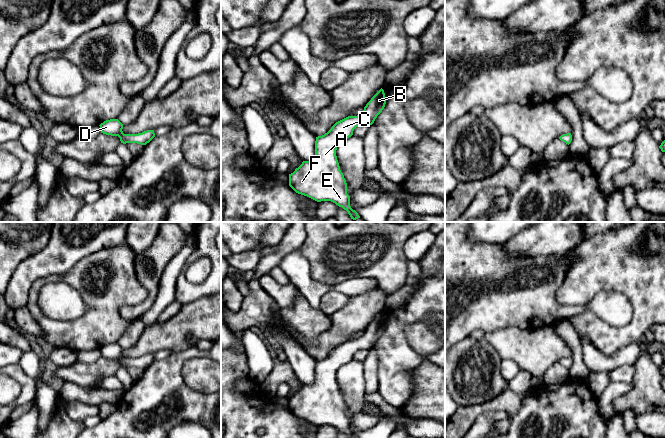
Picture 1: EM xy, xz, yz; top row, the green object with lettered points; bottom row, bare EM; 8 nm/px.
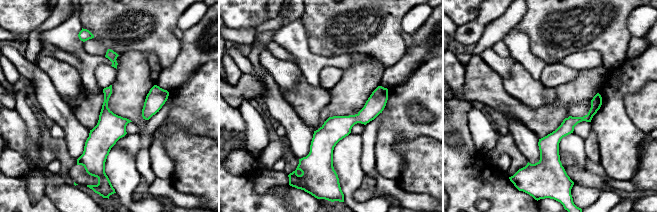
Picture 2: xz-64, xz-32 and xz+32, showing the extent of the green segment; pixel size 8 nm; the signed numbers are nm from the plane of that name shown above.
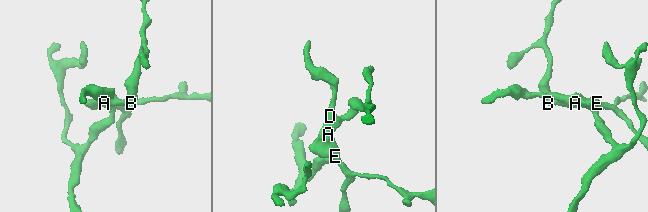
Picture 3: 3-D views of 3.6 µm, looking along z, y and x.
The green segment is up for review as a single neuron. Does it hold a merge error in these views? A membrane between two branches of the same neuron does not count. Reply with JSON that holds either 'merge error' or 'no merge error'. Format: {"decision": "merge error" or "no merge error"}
{"decision": "no merge error"}

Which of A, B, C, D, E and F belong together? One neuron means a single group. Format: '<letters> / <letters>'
A B C D E F

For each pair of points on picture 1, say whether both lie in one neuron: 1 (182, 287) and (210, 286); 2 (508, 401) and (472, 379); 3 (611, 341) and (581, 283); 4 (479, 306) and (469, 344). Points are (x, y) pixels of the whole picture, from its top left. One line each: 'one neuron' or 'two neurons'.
1: one neuron
2: two neurons
3: one neuron
4: two neurons

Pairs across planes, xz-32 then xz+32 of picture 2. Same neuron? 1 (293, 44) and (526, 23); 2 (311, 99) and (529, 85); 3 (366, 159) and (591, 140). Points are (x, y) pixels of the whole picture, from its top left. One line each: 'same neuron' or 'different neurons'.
1: different neurons
2: same neuron
3: same neuron

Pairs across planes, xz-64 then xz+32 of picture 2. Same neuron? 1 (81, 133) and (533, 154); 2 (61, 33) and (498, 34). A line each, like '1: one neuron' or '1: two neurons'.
1: one neuron
2: two neurons

